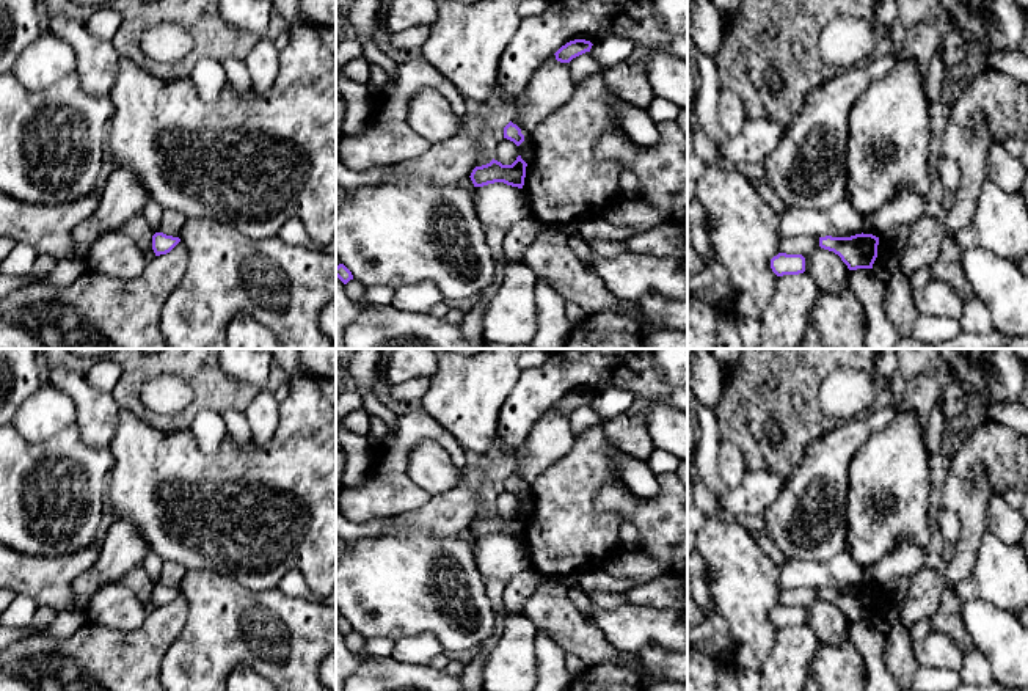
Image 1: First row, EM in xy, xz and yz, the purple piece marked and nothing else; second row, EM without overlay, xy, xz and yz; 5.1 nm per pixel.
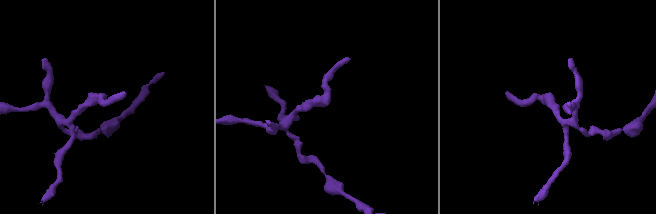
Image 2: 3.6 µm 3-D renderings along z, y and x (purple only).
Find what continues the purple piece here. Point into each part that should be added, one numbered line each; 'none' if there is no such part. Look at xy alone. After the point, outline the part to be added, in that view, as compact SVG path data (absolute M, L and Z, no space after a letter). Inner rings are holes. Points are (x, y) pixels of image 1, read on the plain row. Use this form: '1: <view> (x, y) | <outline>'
none

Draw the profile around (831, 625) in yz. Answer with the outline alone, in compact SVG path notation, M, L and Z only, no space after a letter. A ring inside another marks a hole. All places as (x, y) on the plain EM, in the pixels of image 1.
M782 589L780 605L802 606L805 609L805 623L816 631L818 642L838 645L846 639L848 617L833 603L821 600L819 589Z

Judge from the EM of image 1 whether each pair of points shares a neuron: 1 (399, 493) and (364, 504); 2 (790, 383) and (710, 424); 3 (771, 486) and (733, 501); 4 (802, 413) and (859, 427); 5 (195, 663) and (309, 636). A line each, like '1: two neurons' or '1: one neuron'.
1: one neuron
2: two neurons
3: one neuron
4: two neurons
5: one neuron

